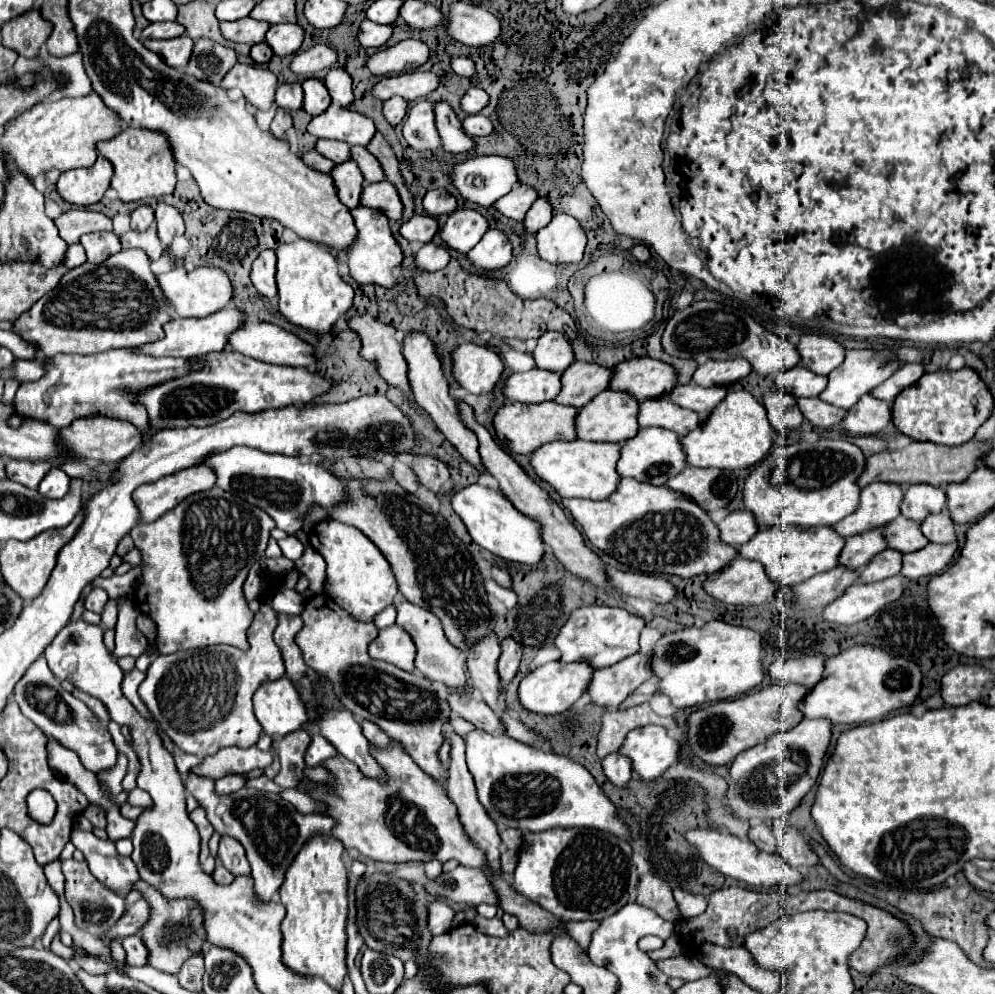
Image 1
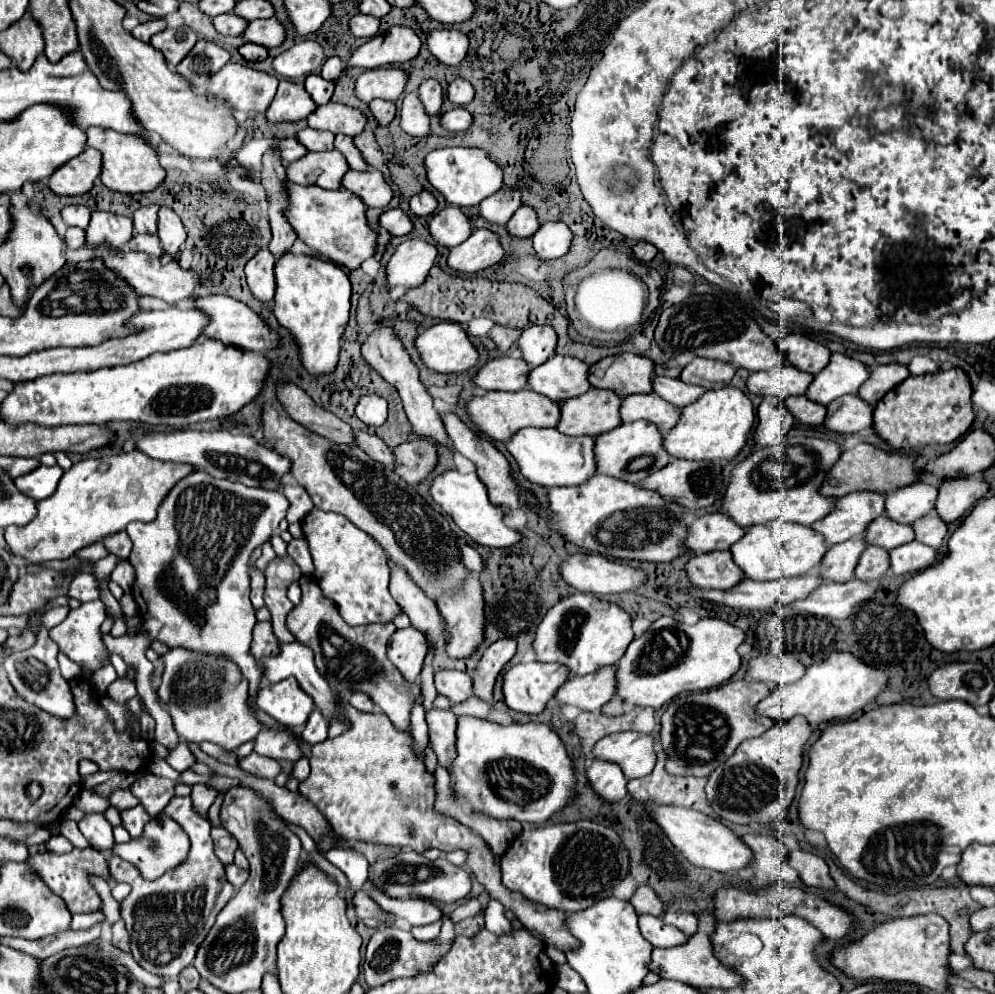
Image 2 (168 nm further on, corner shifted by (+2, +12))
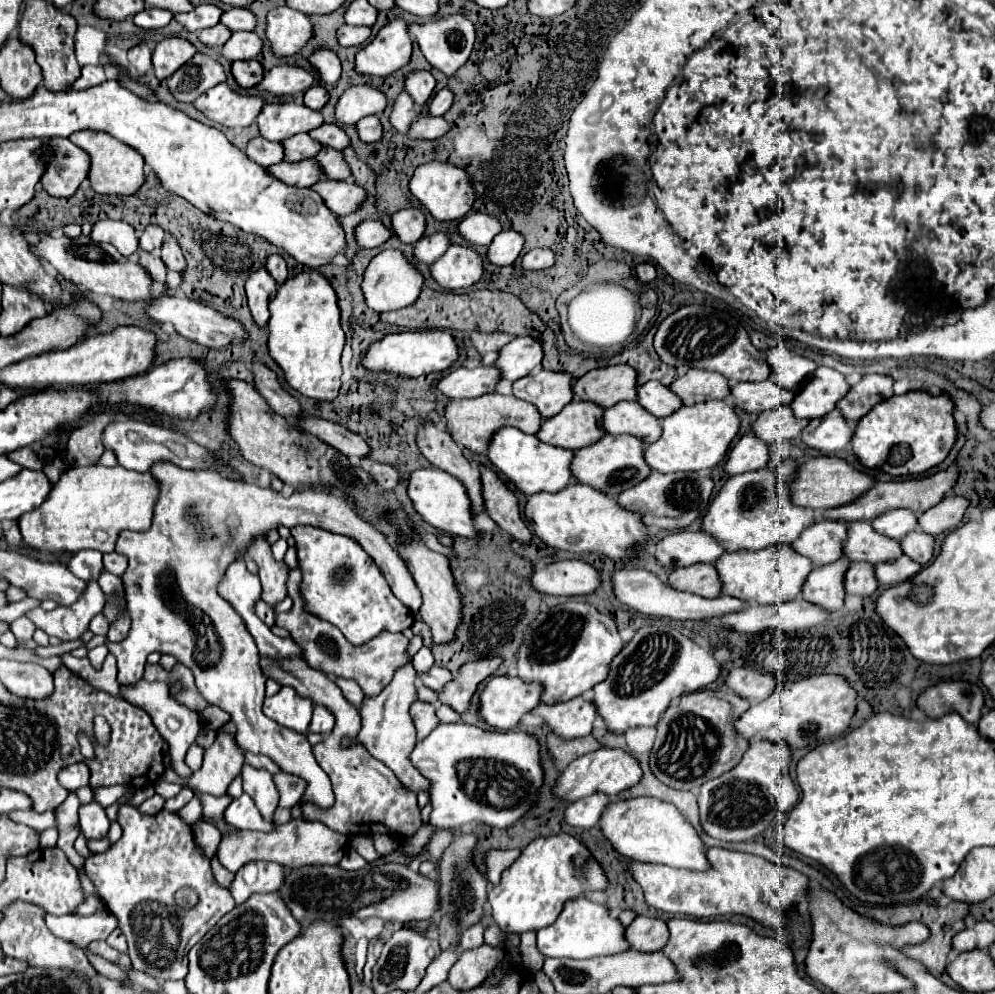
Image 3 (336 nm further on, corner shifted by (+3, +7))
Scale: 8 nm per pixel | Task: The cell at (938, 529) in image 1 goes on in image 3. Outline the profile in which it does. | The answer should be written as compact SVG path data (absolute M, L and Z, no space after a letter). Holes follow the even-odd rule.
M916 529L912 533L908 533L902 541L902 551L912 557L914 561L918 561L920 565L928 565L932 555L934 555L934 537L924 533L922 529Z

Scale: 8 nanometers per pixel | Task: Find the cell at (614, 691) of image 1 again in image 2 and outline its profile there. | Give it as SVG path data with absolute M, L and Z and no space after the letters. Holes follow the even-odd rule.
M615 666L599 668L599 672L567 680L555 692L555 700L559 704L577 706L583 712L599 712L601 706L611 700L613 692L615 692Z

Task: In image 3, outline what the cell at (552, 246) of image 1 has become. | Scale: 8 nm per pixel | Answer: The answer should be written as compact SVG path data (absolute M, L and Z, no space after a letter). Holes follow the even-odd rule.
M530 249L524 257L522 257L522 267L530 269L530 271L538 271L538 269L548 269L552 267L556 261L556 255L552 249Z

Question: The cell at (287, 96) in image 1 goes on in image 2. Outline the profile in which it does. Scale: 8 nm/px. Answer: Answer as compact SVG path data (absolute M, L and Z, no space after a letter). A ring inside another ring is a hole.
M281 80L279 90L265 112L265 118L271 124L299 122L299 120L305 120L311 112L315 112L315 108L317 104L311 100L311 96L307 96L307 90L303 84Z

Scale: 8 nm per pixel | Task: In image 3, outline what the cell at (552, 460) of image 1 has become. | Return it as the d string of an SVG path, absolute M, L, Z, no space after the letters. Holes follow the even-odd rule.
M504 427L492 437L488 457L494 463L494 467L502 471L510 481L514 481L514 485L526 495L534 495L540 491L556 493L572 481L570 463L574 459L574 451L542 443L536 435L522 433L516 427Z

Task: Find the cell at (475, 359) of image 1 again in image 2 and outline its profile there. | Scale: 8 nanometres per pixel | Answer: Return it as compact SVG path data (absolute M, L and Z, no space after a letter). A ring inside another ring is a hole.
M439 322L423 330L415 348L423 364L435 372L463 372L477 364L477 348L467 338L465 330L455 322Z

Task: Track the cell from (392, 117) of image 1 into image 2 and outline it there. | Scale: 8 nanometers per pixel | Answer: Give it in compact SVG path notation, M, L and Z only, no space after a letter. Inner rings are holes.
M373 100L369 104L369 110L375 116L379 126L387 126L393 120L393 116L395 116L395 104L387 102L387 100Z

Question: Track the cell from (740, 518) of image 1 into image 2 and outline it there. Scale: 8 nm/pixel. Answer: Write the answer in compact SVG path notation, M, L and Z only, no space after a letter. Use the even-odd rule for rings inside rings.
M715 512L697 518L687 528L687 538L683 540L683 544L695 554L729 550L731 544L735 544L743 534L745 530L729 520L729 516L725 516L723 512Z

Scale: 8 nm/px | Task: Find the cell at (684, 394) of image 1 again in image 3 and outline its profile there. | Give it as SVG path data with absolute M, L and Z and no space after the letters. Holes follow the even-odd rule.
M648 381L638 389L638 403L656 417L668 417L684 405L682 399L674 397L672 389L660 381Z

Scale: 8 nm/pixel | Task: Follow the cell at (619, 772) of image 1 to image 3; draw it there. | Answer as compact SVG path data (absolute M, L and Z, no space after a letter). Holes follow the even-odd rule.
M592 793L584 799L578 799L574 803L568 805L566 809L566 817L564 821L572 827L582 827L582 829L590 829L594 825L598 825L598 819L602 817L602 813L606 811L606 807L610 805L610 797L606 793Z

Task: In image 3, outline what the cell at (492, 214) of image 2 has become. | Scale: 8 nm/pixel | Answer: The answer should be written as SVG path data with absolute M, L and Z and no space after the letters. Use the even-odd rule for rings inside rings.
M468 213L458 225L458 231L470 245L490 245L502 231L502 223L488 213Z

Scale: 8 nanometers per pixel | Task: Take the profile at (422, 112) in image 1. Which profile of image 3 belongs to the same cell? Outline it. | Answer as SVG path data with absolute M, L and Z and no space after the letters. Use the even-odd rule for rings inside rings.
M402 91L402 93L396 97L396 103L394 103L394 107L392 107L390 123L392 123L392 127L394 127L398 133L406 135L408 129L410 129L410 125L412 125L416 119L418 119L418 109L414 107L412 97L410 97L406 91Z

